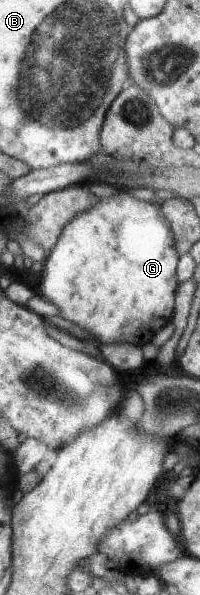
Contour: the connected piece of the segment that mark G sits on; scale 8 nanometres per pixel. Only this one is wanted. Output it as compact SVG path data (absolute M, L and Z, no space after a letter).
M117 188L117 195L99 197L91 209L77 213L61 229L57 243L43 262L44 282L39 289L42 297L57 307L62 319L75 323L97 344L127 343L140 347L171 322L179 284L176 279L177 261L173 233L160 207L135 199L128 190Z

